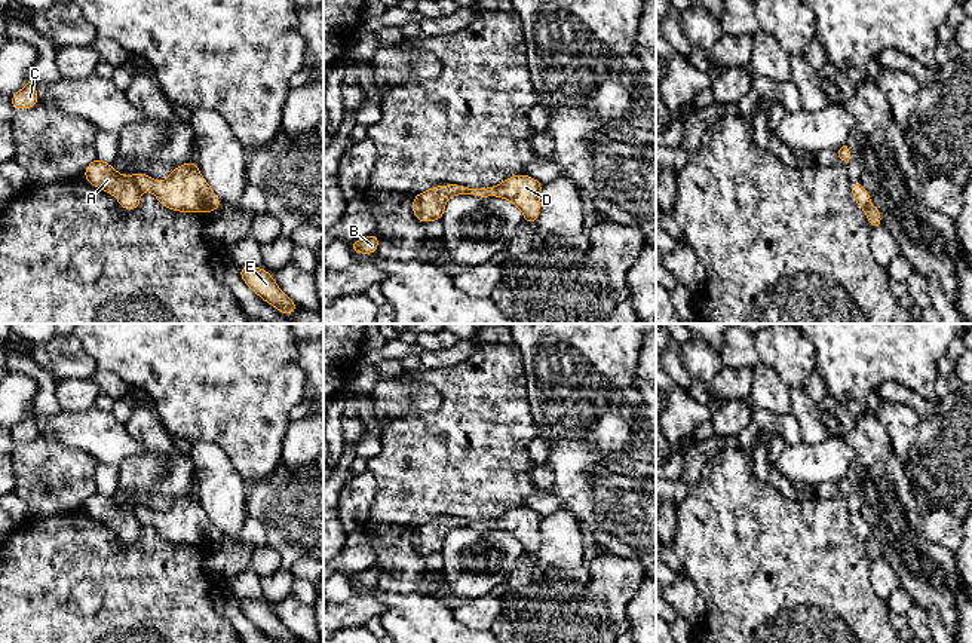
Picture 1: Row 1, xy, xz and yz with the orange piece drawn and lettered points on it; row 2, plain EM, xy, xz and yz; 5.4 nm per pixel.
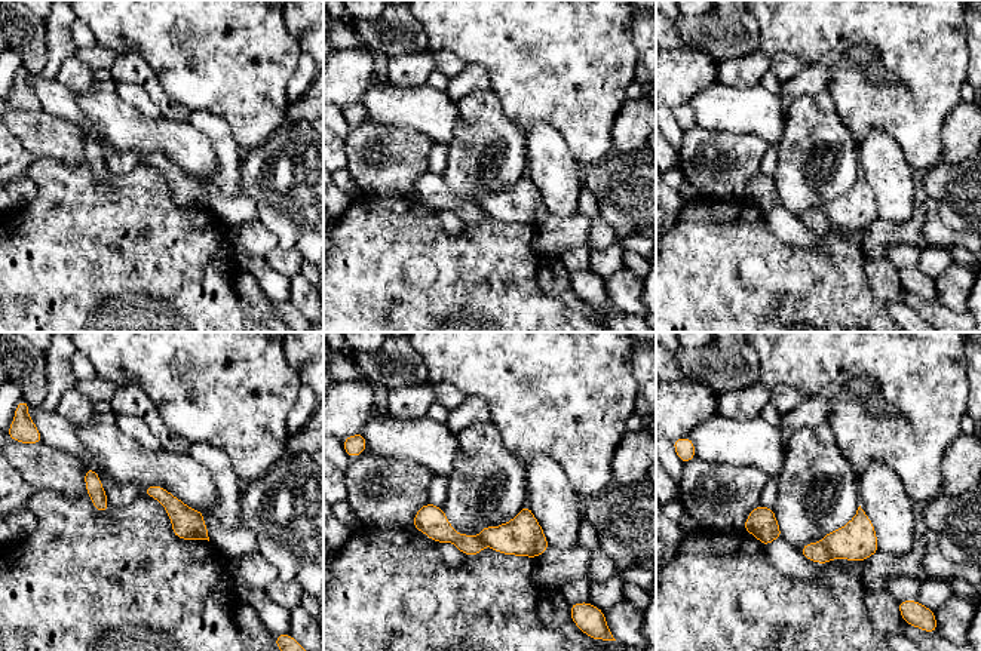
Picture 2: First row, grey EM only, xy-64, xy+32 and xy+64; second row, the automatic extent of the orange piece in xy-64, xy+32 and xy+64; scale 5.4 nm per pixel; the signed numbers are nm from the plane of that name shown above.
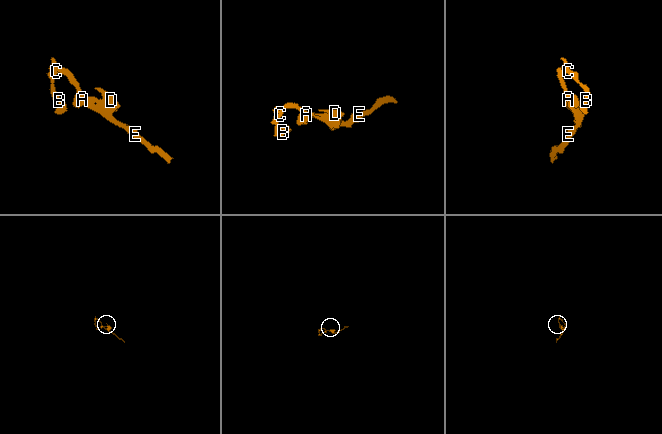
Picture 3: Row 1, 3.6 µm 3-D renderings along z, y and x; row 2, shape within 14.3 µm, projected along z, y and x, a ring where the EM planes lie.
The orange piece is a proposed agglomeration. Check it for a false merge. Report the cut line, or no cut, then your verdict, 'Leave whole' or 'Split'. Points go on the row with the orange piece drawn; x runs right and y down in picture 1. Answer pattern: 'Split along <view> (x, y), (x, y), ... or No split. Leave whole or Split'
No split. Leave whole

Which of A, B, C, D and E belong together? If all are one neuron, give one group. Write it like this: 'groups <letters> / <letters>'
groups A B C D E

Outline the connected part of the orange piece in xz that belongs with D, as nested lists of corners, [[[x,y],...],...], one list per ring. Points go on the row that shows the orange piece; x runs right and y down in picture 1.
[[[519,174],[512,175],[494,187],[472,189],[462,184],[435,186],[413,198],[413,214],[420,223],[441,221],[445,203],[459,195],[476,198],[497,196],[512,202],[524,215],[524,221],[536,224],[540,212],[540,192],[543,183],[536,178]]]

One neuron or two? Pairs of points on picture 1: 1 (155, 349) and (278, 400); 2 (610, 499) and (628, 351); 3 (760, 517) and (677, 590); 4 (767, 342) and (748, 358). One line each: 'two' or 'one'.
1: one
2: one
3: two
4: two

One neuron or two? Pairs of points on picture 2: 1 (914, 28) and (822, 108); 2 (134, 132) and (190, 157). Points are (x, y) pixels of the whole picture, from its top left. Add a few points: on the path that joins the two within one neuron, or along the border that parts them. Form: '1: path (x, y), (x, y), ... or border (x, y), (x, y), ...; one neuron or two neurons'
1: border (827, 91), (837, 117), (848, 131); two neurons
2: path (147, 135), (168, 137), (177, 144); one neuron

